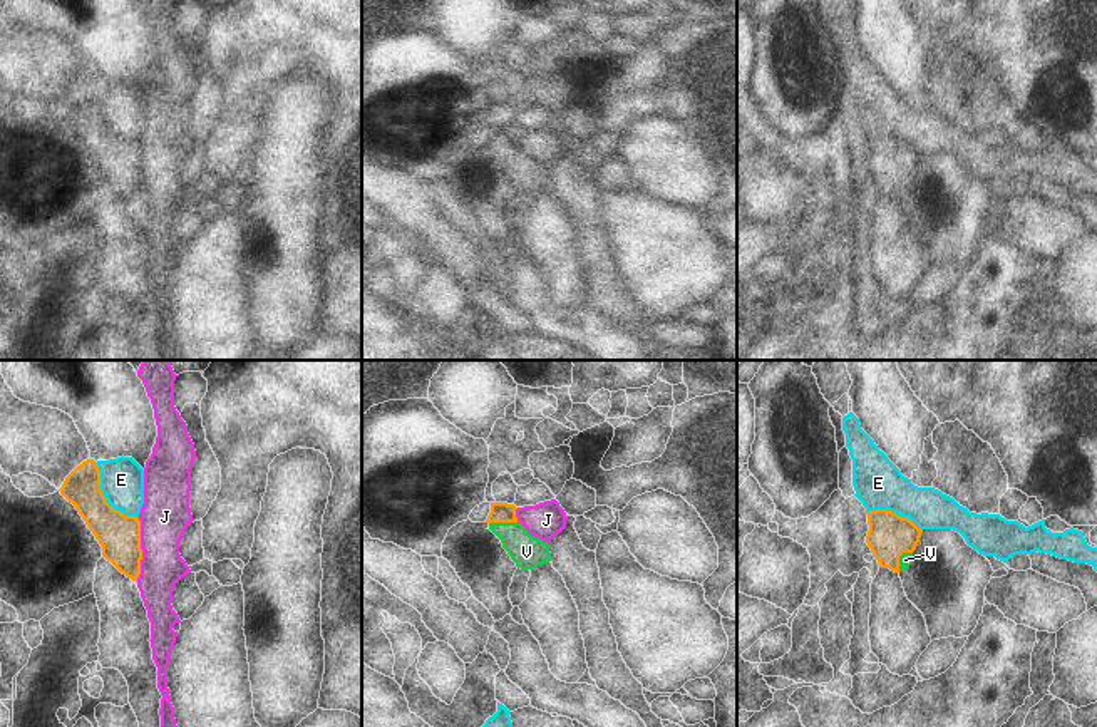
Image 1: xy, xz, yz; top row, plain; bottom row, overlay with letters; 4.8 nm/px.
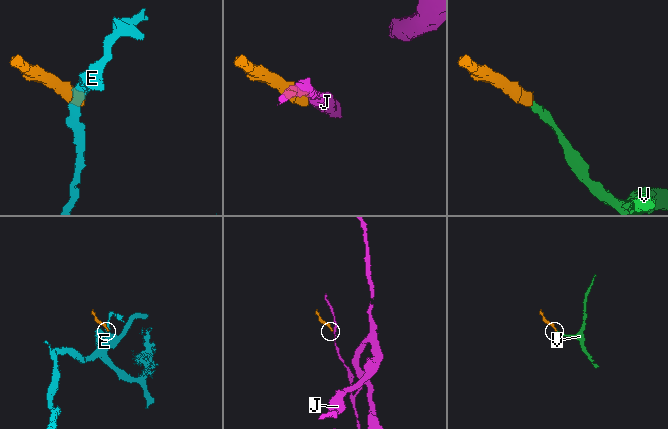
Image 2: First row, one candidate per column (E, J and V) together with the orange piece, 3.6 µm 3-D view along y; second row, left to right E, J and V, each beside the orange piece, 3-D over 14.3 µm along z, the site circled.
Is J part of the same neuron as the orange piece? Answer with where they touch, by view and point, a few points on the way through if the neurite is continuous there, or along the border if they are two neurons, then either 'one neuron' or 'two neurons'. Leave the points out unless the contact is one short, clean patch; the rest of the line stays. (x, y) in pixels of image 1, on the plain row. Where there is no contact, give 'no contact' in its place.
xy (141, 175) | along xy (136, 141), (141, 168), (141, 198), (138, 206) | two neurons

